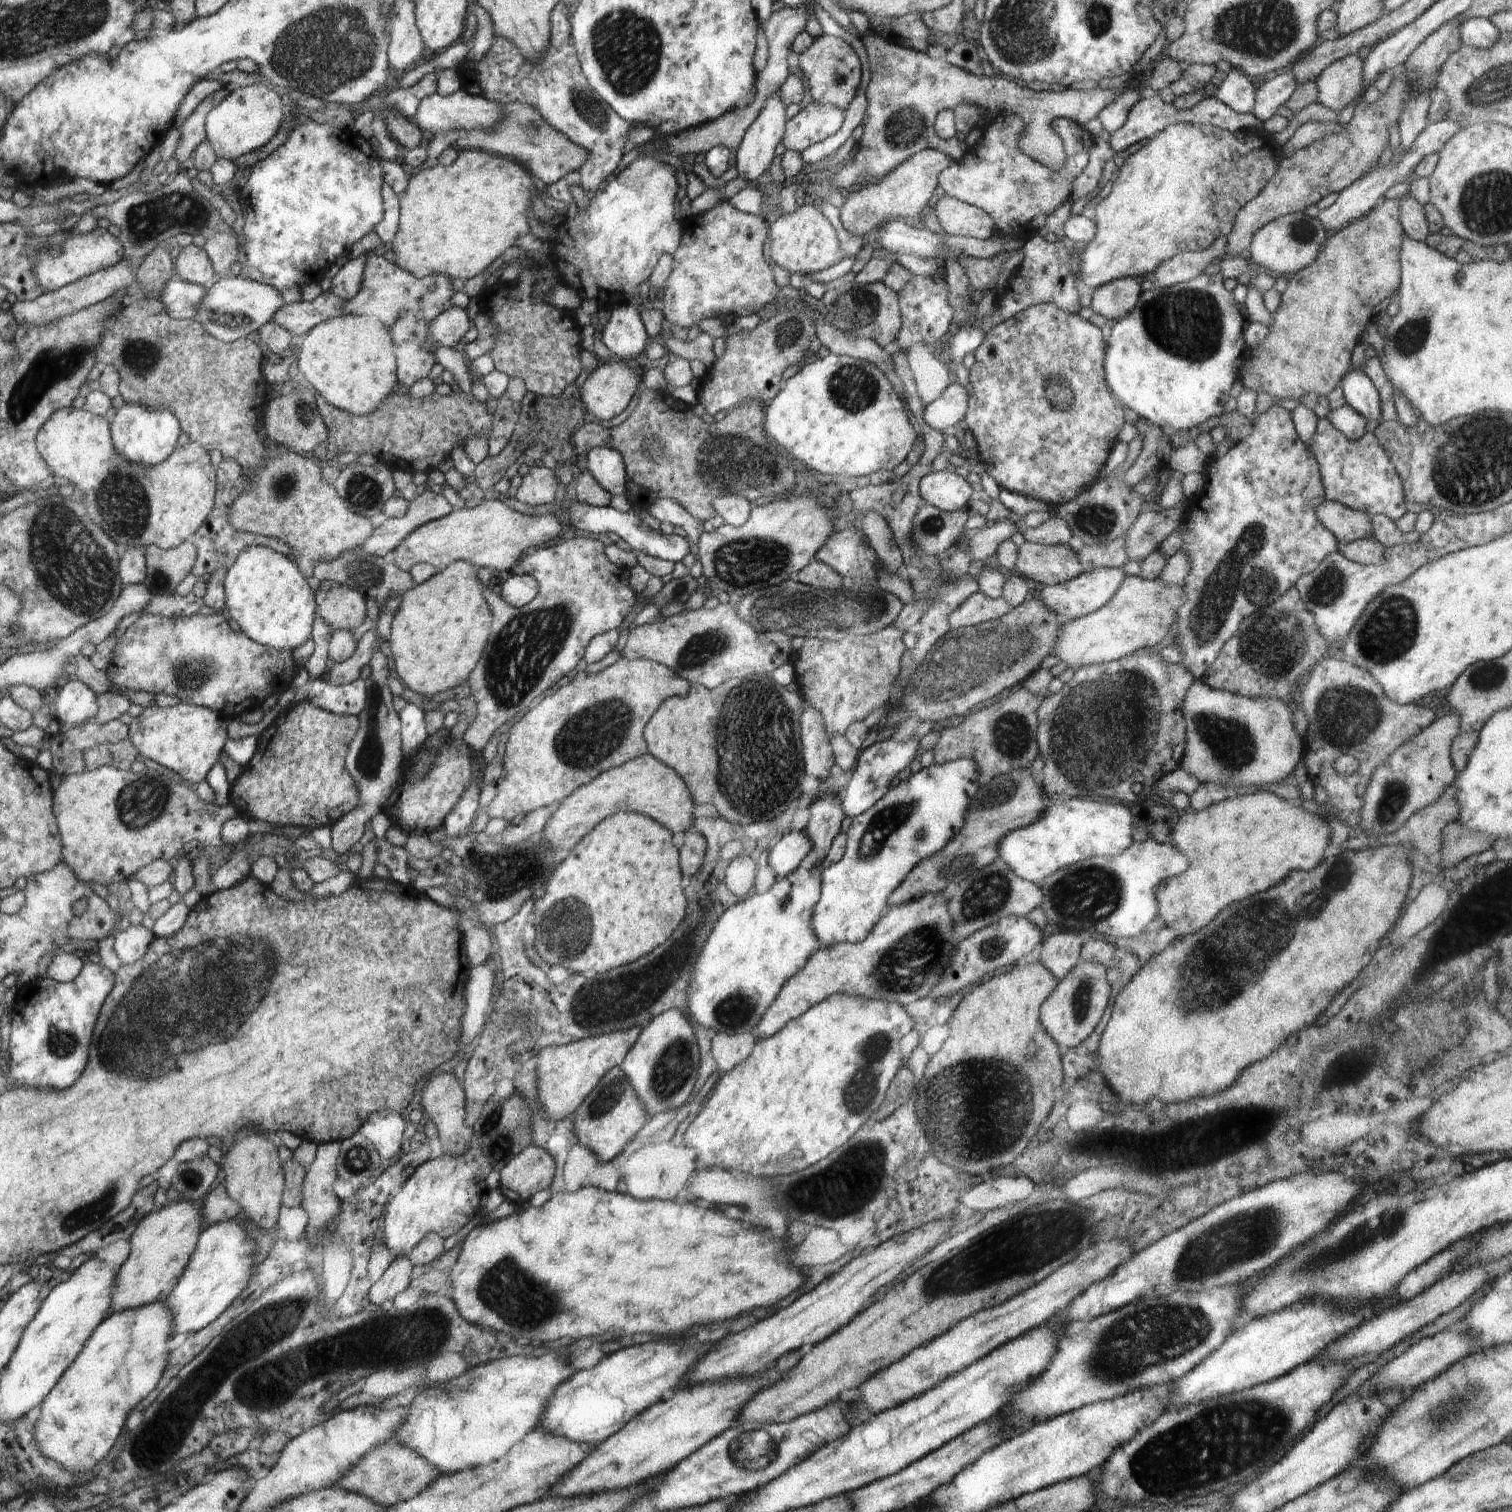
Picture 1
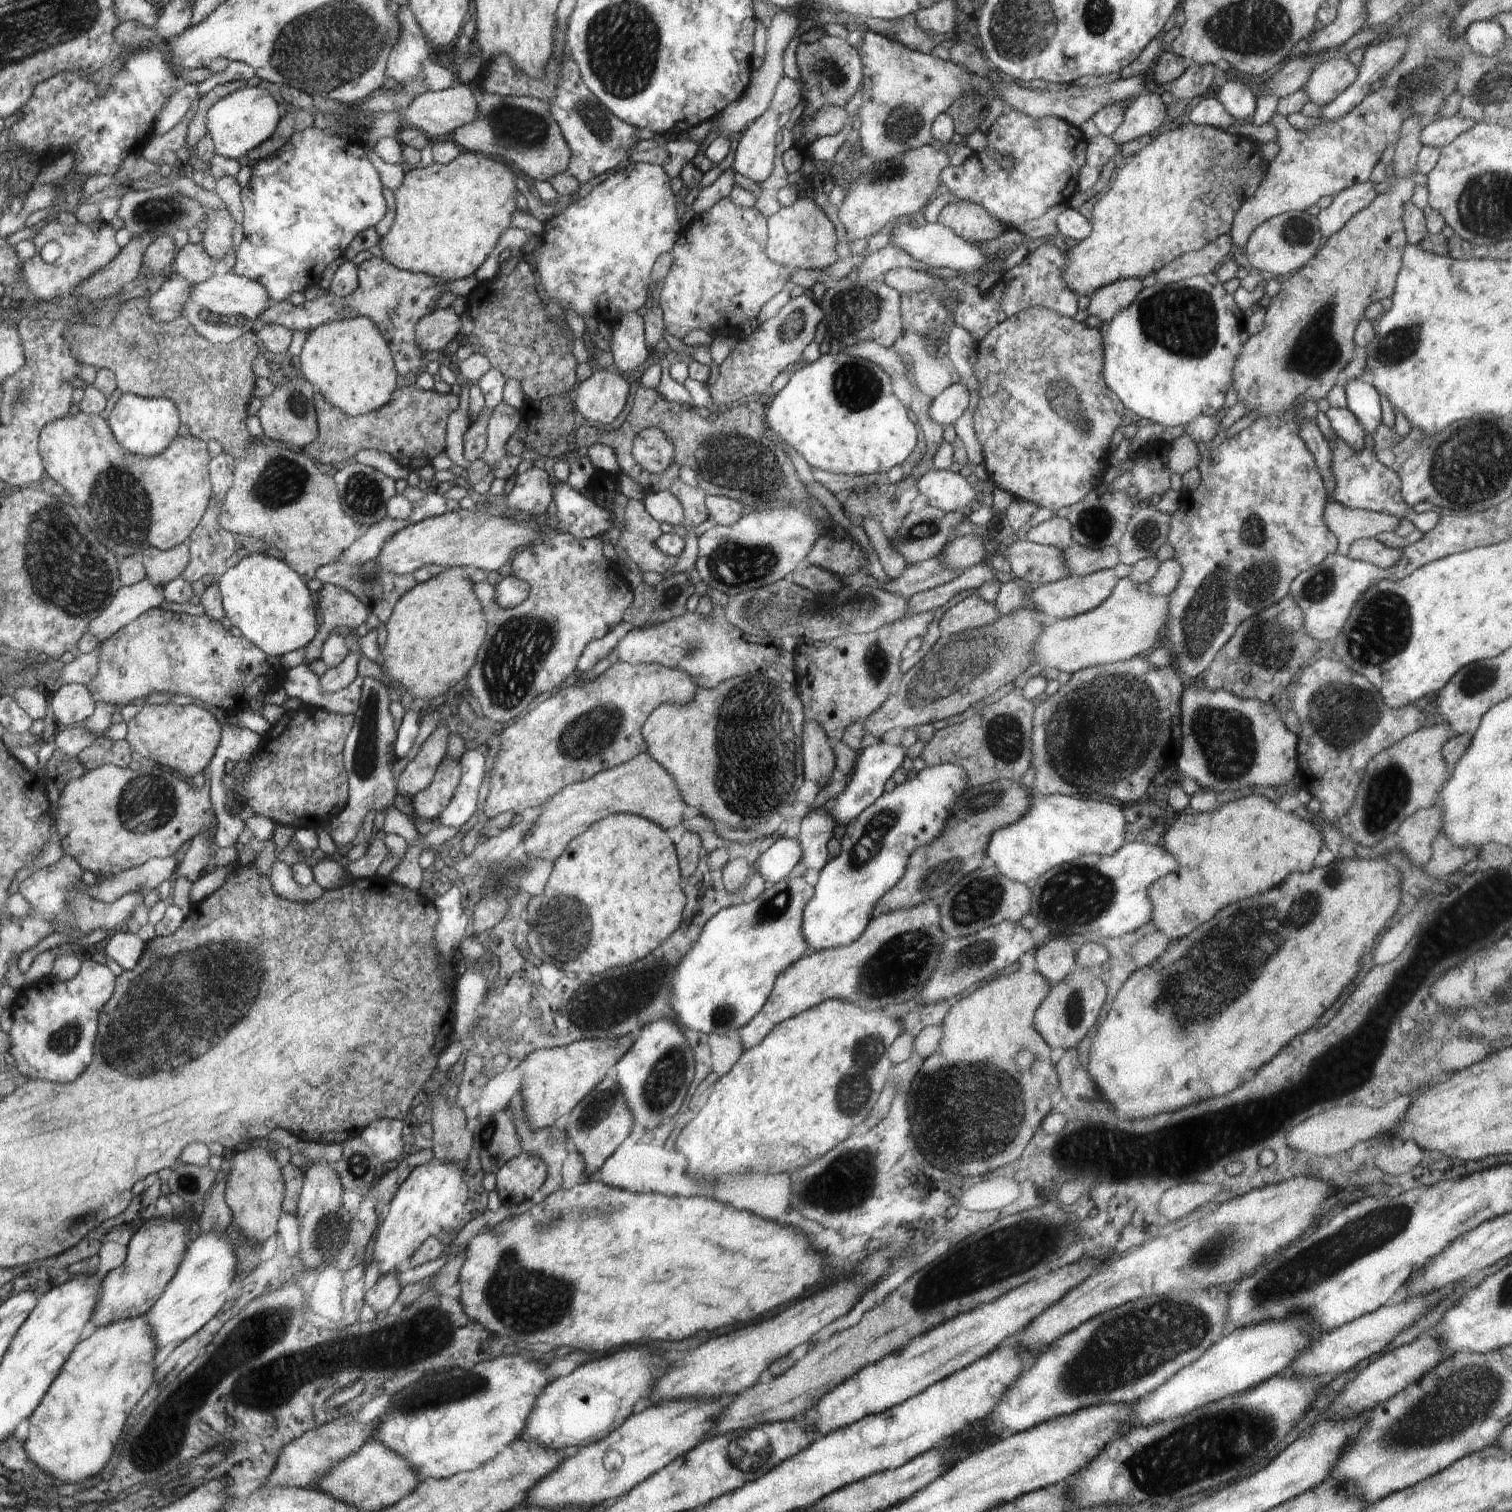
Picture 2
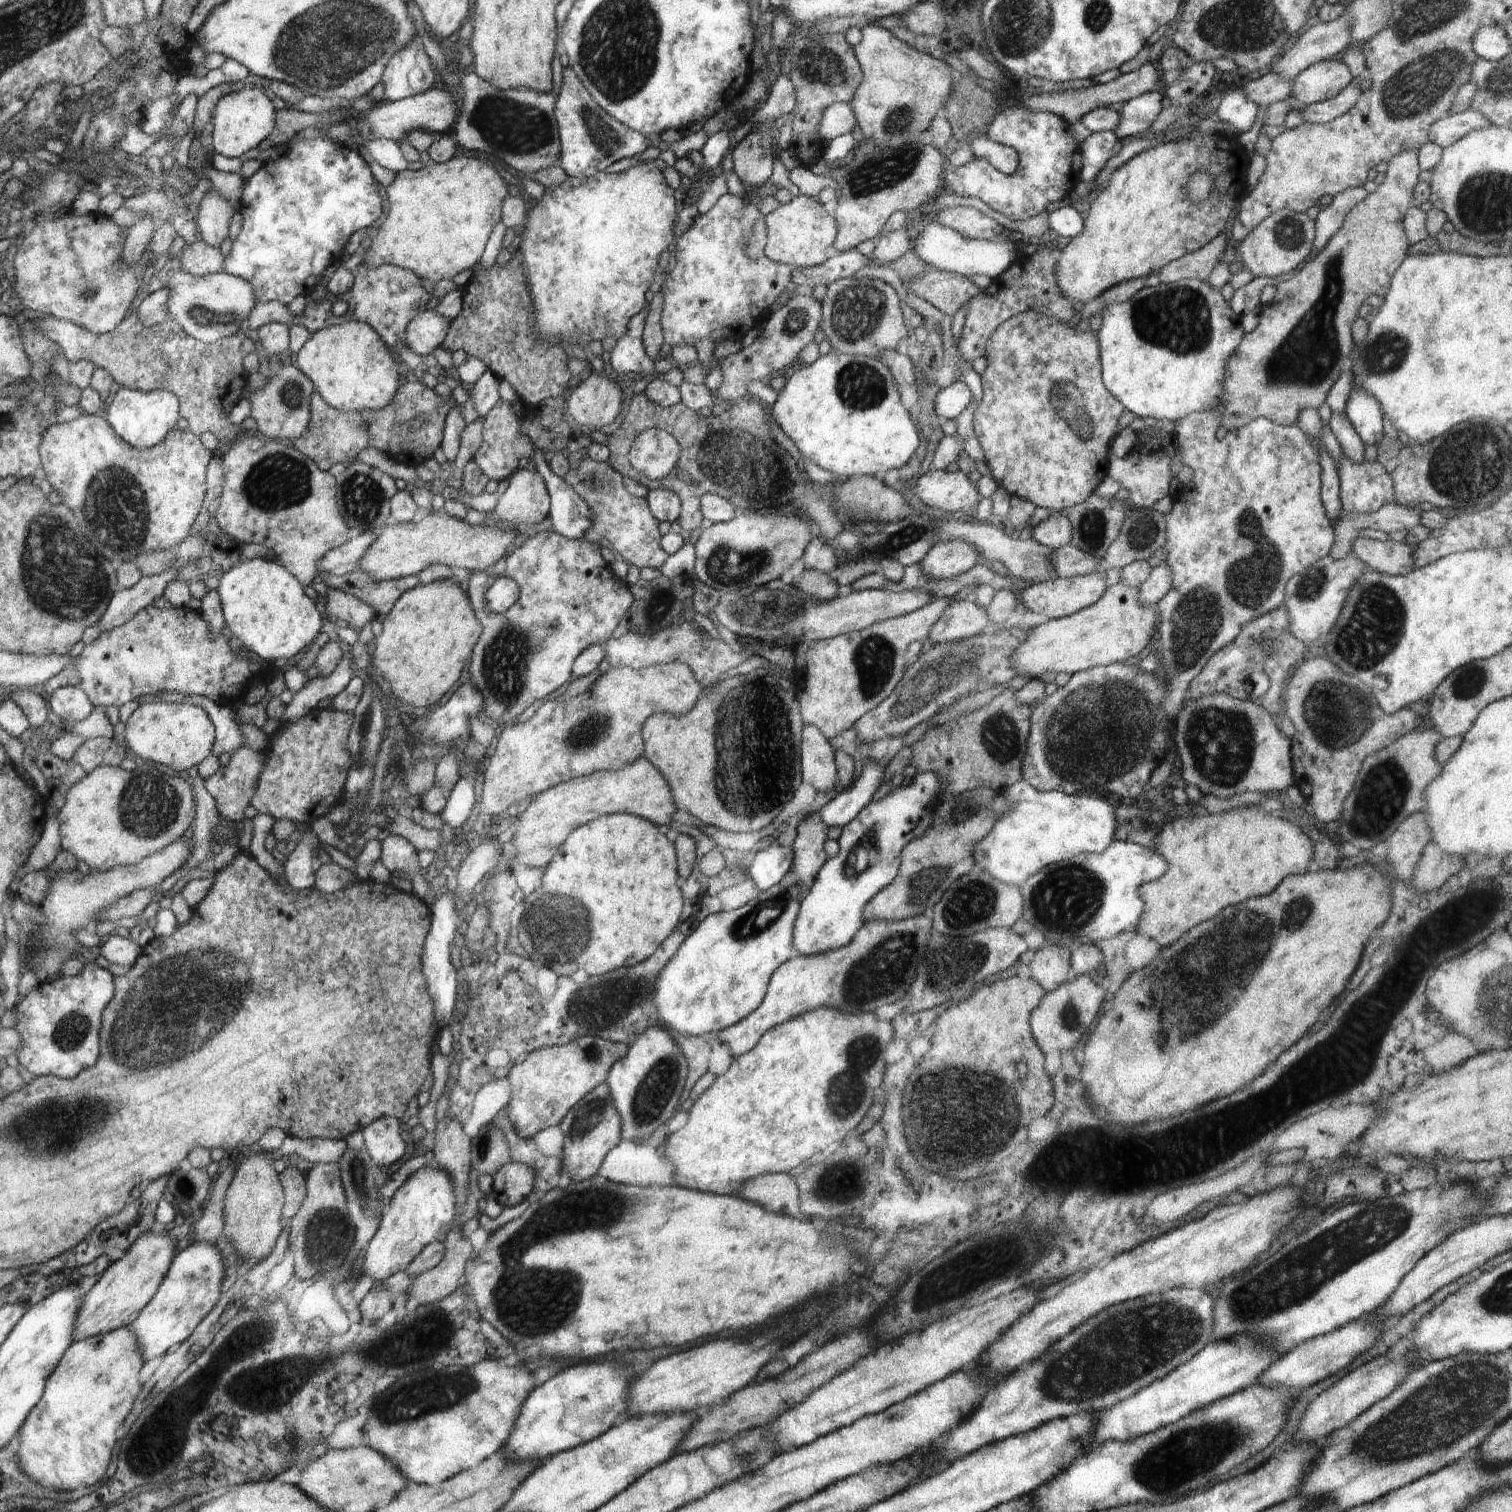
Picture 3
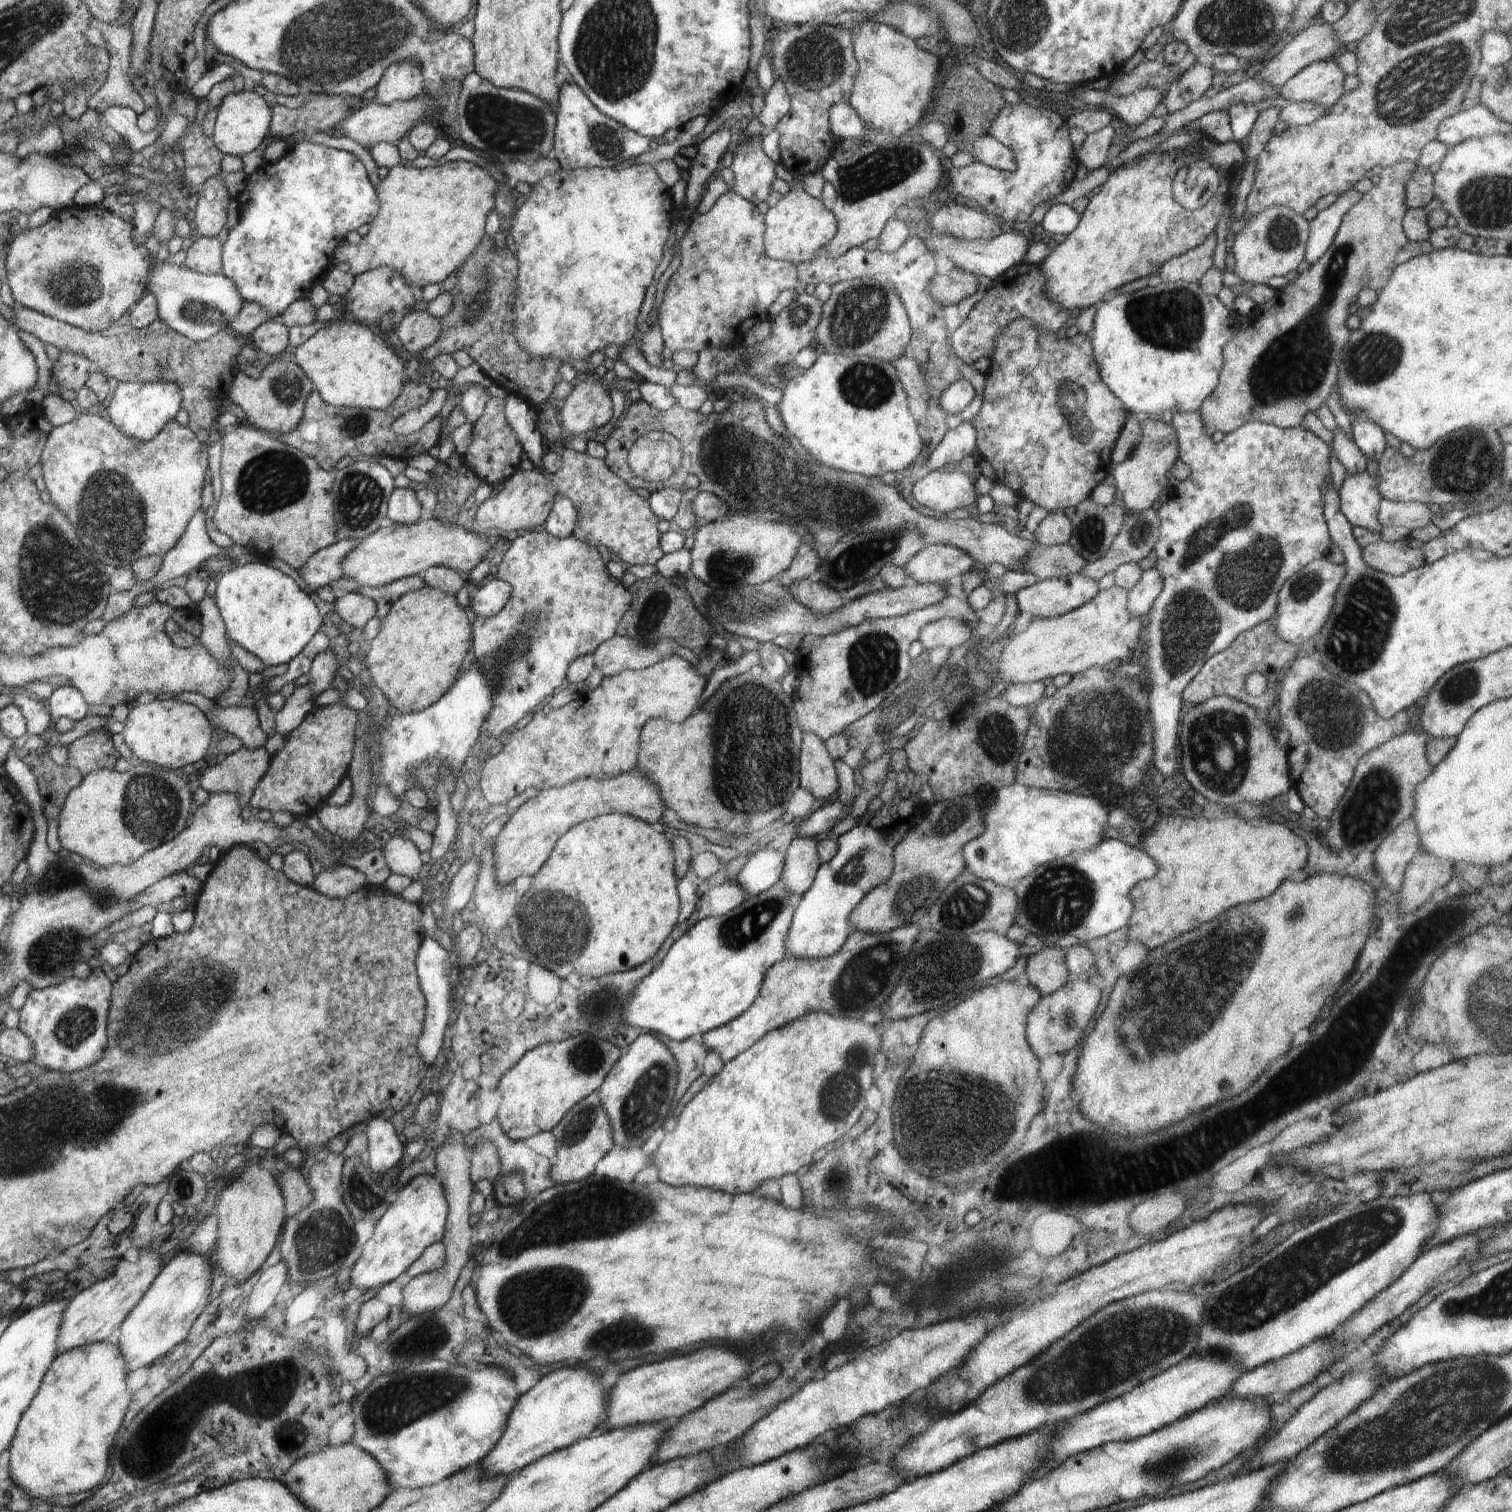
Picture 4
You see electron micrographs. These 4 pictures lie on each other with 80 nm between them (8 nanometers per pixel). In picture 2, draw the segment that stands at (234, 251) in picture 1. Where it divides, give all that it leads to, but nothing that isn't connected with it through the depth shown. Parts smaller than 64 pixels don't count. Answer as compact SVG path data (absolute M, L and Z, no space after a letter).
M210 209L207 214L207 228L202 233L201 242L215 261L226 256L226 252L232 248L232 230L235 220L227 210L216 211Z

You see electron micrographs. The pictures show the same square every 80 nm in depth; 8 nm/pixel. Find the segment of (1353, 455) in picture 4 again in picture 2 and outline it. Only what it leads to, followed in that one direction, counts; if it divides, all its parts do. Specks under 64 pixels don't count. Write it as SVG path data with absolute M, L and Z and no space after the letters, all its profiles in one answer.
M1331 406L1325 414L1336 436L1344 440L1352 450L1361 451L1364 448L1365 428L1351 410Z

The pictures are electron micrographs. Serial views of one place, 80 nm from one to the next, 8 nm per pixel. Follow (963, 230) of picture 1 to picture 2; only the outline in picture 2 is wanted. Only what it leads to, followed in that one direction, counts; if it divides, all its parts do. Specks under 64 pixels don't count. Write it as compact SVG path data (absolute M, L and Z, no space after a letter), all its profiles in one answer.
M956 199L941 210L938 223L972 243L994 240L1005 231L1003 224L979 204Z

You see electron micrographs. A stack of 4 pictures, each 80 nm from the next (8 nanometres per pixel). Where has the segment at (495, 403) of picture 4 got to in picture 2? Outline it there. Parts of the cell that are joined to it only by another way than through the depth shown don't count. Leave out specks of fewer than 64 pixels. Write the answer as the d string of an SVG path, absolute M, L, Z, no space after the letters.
M502 400L493 408L488 420L487 447L480 459L489 464L495 478L509 479L523 459L521 453L512 456L506 450L508 439L520 424L520 417L518 409Z

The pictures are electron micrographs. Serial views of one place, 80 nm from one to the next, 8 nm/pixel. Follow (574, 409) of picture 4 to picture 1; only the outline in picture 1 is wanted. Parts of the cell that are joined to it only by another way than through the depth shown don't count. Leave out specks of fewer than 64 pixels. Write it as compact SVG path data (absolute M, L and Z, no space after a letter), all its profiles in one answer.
M616 359L598 364L581 387L585 410L600 420L608 420L618 416L630 404L642 369L628 368L628 365L628 362L622 364Z

